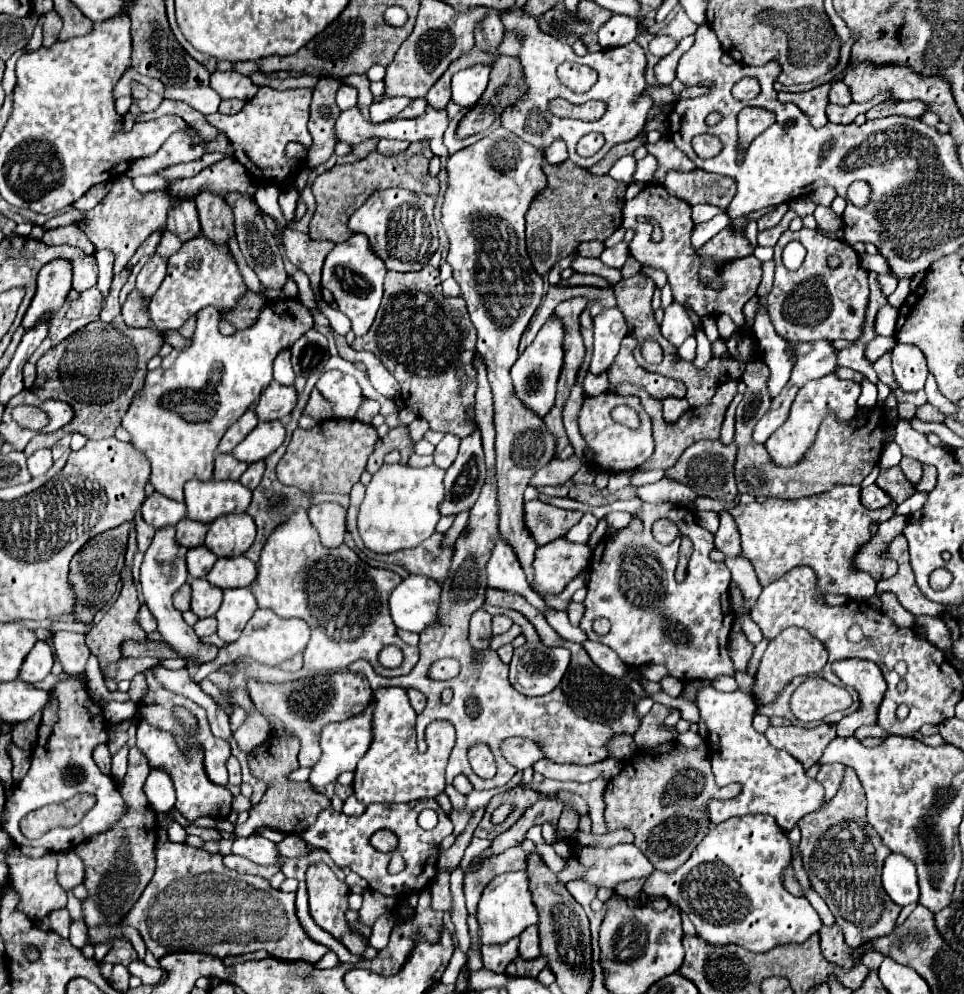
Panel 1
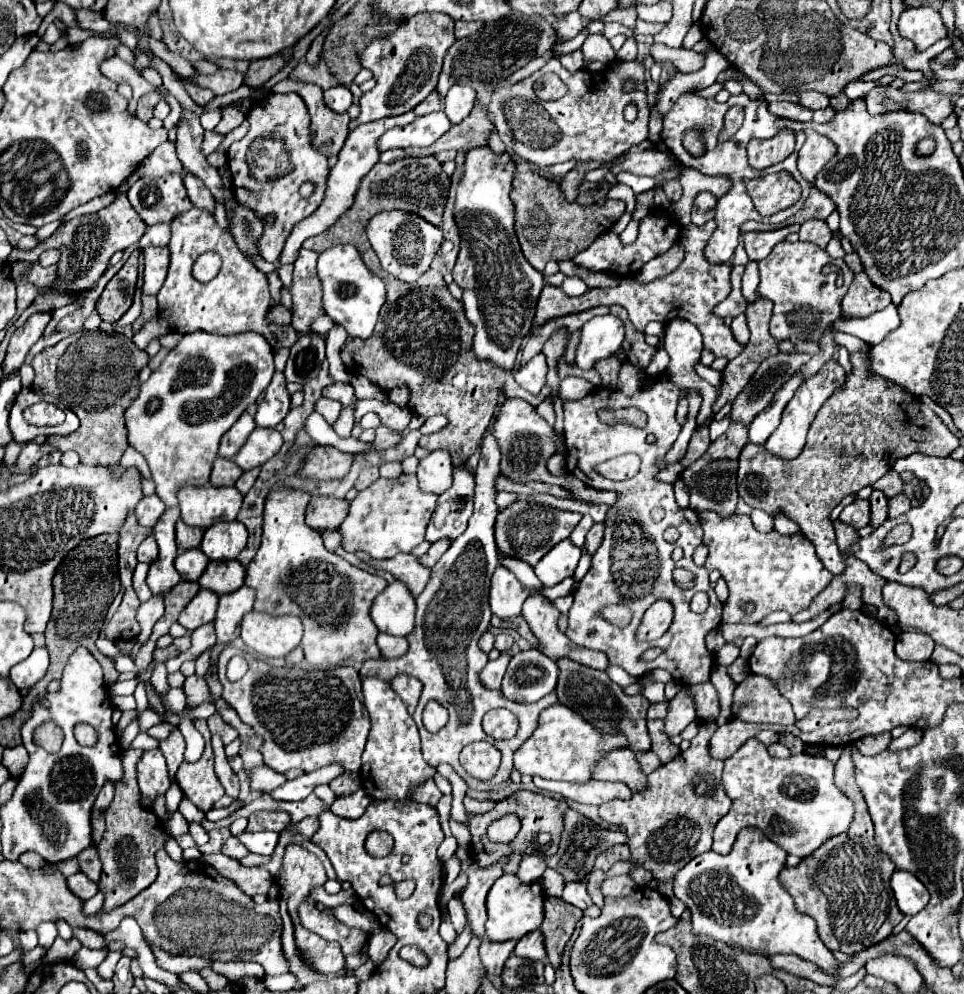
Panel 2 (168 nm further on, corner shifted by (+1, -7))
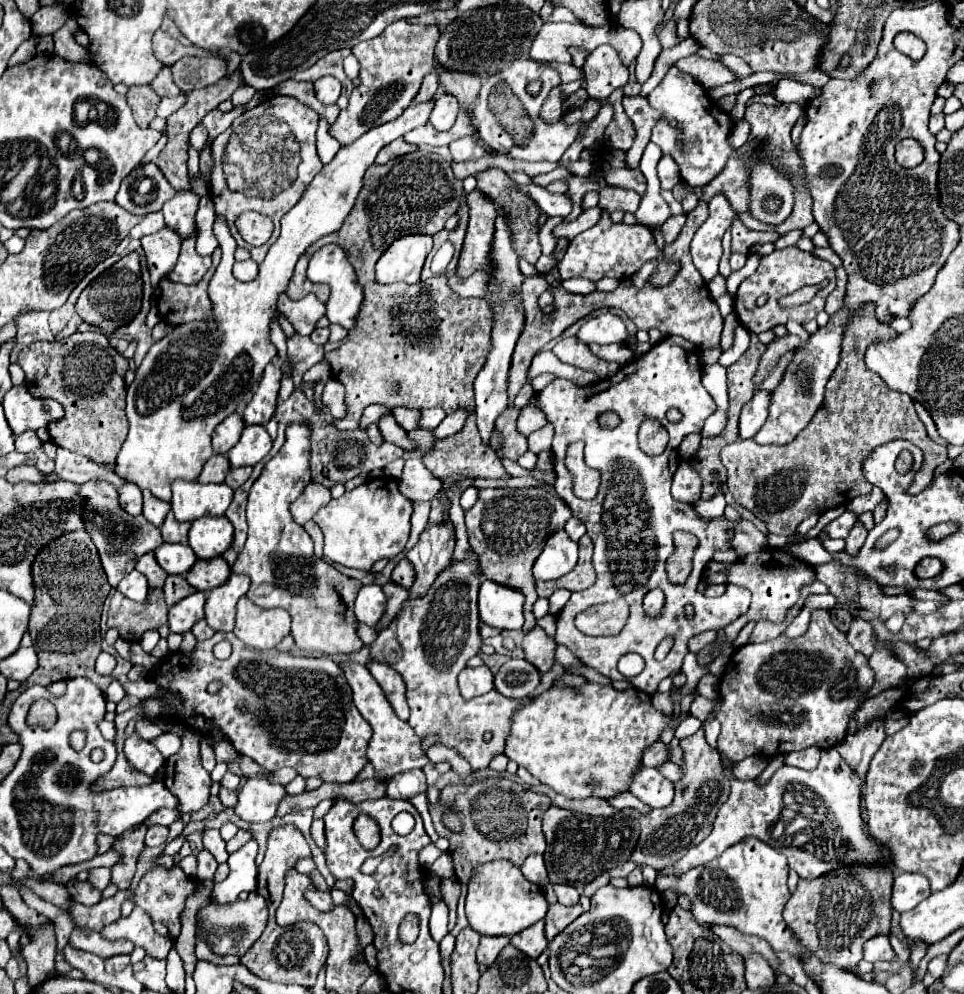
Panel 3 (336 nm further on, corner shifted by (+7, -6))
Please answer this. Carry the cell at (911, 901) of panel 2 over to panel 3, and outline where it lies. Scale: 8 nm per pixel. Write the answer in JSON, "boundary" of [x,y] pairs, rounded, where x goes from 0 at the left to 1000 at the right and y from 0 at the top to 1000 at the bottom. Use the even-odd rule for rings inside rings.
{"boundary":[[[943,877],[928,879],[924,909],[930,918],[941,918],[941,915],[949,913],[964,899],[966,899],[964,885],[957,883],[955,879],[943,879]]]}

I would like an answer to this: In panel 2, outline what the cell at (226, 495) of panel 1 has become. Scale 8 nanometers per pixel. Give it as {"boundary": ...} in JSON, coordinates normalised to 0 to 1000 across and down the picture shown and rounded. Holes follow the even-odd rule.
{"boundary":[[[190,490],[186,492],[184,500],[188,522],[194,528],[211,532],[215,532],[219,526],[213,522],[221,522],[221,526],[242,524],[252,506],[252,498],[244,490]]]}

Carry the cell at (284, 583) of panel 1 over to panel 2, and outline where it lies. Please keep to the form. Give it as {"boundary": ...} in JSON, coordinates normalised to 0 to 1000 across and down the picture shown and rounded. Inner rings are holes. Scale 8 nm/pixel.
{"boundary":[[[294,488],[279,492],[273,514],[271,548],[260,566],[254,570],[254,589],[267,595],[262,613],[279,619],[308,619],[316,631],[314,637],[316,665],[325,671],[337,673],[358,667],[377,667],[381,663],[391,663],[391,659],[395,659],[389,647],[393,635],[383,623],[383,607],[387,607],[391,597],[395,597],[397,591],[401,591],[401,587],[395,587],[395,580],[362,568],[358,562],[335,550],[333,538],[316,528],[316,512],[321,502],[323,498],[312,492],[302,492]]]}

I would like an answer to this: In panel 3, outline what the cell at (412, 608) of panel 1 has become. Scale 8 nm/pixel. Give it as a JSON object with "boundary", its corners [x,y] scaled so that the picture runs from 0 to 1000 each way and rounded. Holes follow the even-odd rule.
{"boundary":[[[383,588],[372,594],[372,600],[368,604],[368,620],[372,626],[389,632],[395,626],[399,612],[401,612],[401,602],[393,588]]]}

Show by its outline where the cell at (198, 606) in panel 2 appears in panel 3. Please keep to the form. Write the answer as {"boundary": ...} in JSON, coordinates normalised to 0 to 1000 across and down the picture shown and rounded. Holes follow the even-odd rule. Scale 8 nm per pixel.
{"boundary":[[[202,596],[194,602],[190,602],[188,606],[184,606],[182,610],[175,612],[175,632],[177,636],[194,636],[198,634],[198,630],[206,624],[213,622],[213,596]]]}

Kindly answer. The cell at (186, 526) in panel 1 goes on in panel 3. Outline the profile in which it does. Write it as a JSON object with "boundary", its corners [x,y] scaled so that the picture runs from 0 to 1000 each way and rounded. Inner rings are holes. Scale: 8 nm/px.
{"boundary":[[[175,515],[169,529],[167,529],[167,537],[169,537],[171,545],[188,545],[188,547],[192,547],[196,531],[198,531],[198,525],[184,525],[182,519]]]}

